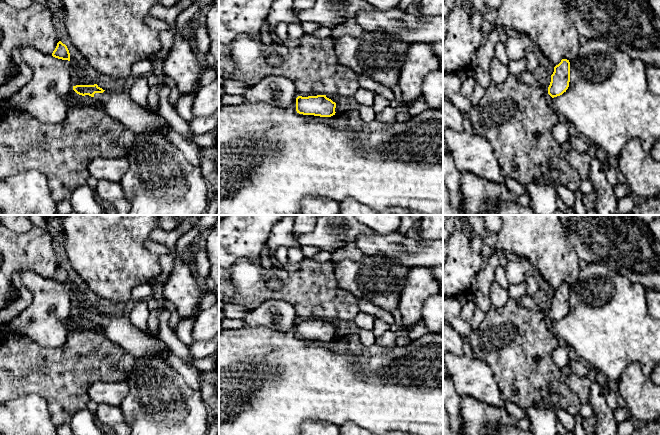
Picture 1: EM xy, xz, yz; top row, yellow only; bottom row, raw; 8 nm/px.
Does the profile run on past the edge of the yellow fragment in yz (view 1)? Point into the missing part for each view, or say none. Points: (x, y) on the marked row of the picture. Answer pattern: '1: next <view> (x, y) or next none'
1: next none

